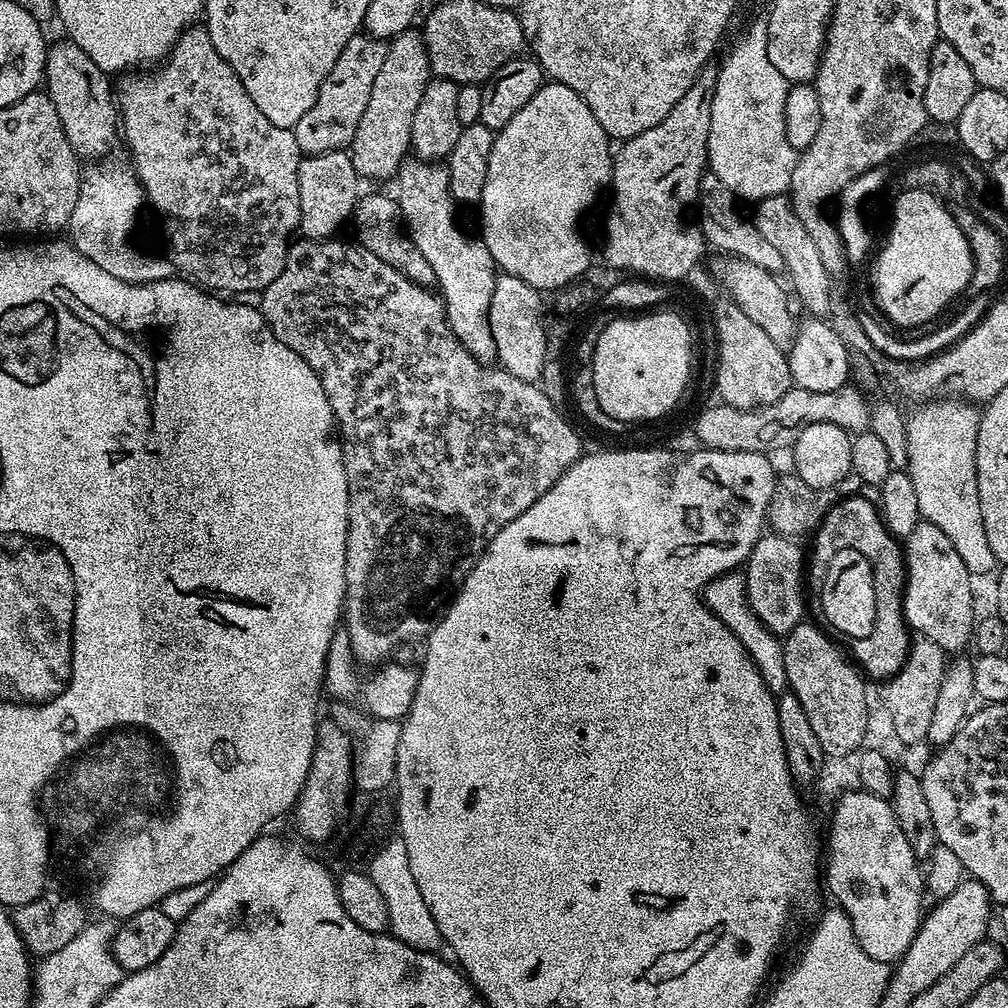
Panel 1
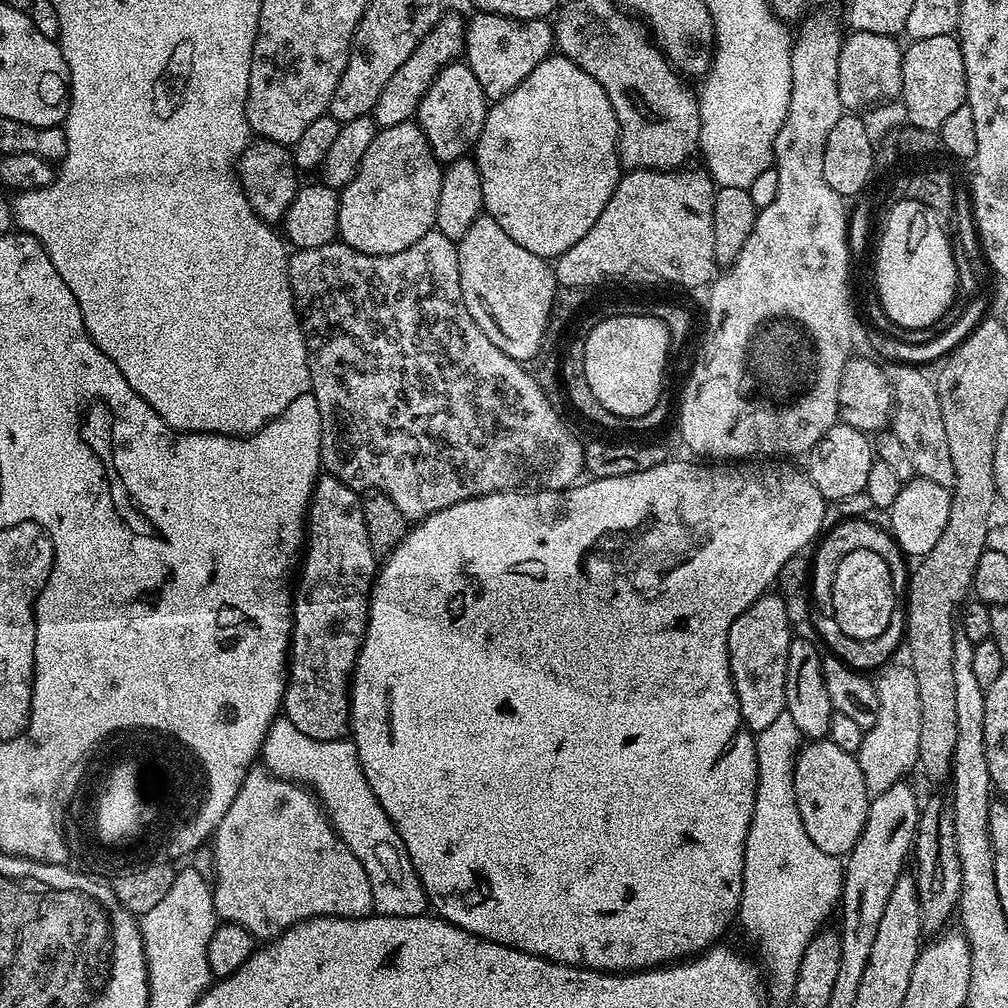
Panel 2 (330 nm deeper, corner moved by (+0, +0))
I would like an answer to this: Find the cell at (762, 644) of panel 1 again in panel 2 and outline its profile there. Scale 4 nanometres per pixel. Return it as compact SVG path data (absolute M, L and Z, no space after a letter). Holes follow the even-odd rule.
M788 712L778 714L766 730L755 733L756 741L756 797L754 798L754 814L746 834L746 850L744 851L744 885L740 899L738 924L756 943L756 952L764 963L766 971L772 975L772 984L783 994L791 993L796 984L796 975L802 962L802 954L806 954L806 946L816 937L817 932L825 927L824 919L841 903L841 892L844 886L845 865L837 857L826 854L810 842L810 834L806 834L806 826L802 826L802 818L798 814L798 802L794 794L794 770L796 757L802 747L802 737L798 726L790 718Z

